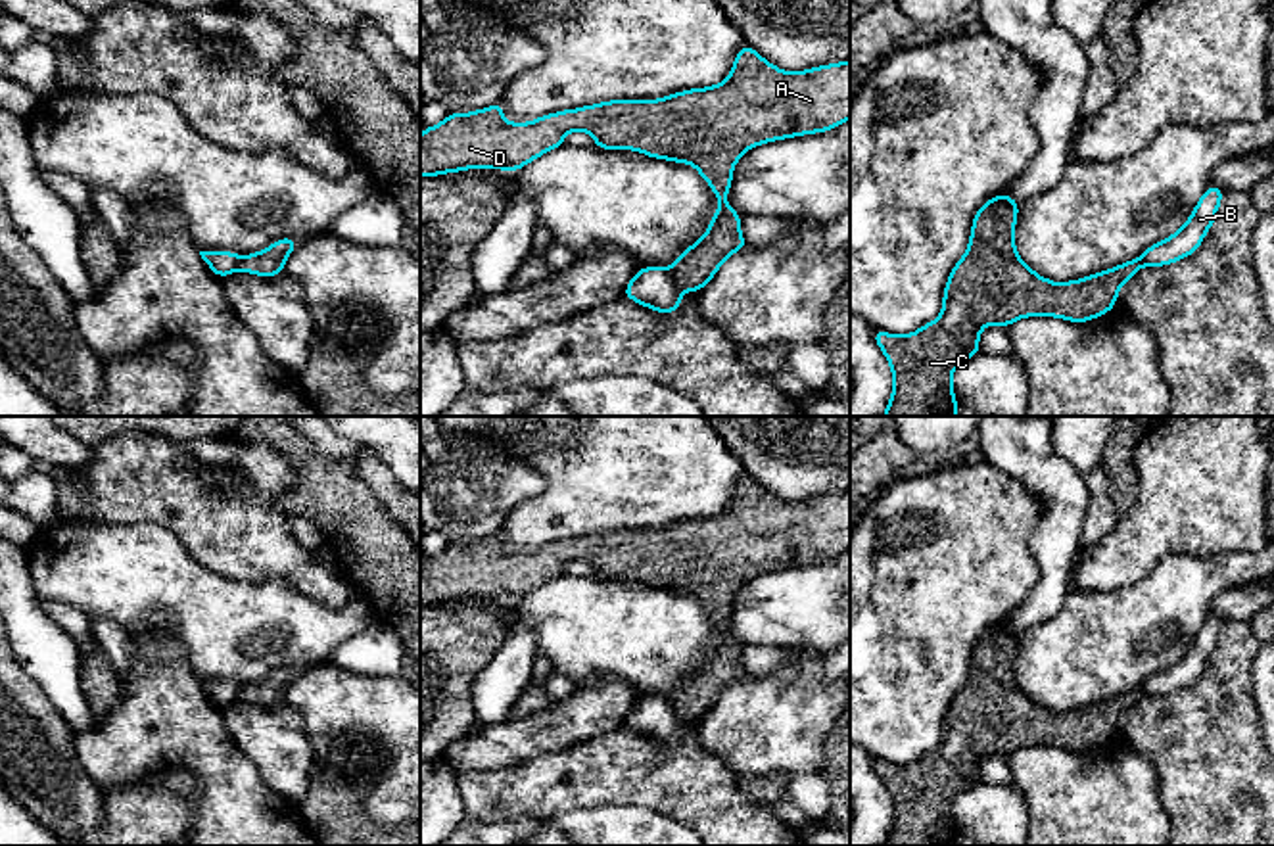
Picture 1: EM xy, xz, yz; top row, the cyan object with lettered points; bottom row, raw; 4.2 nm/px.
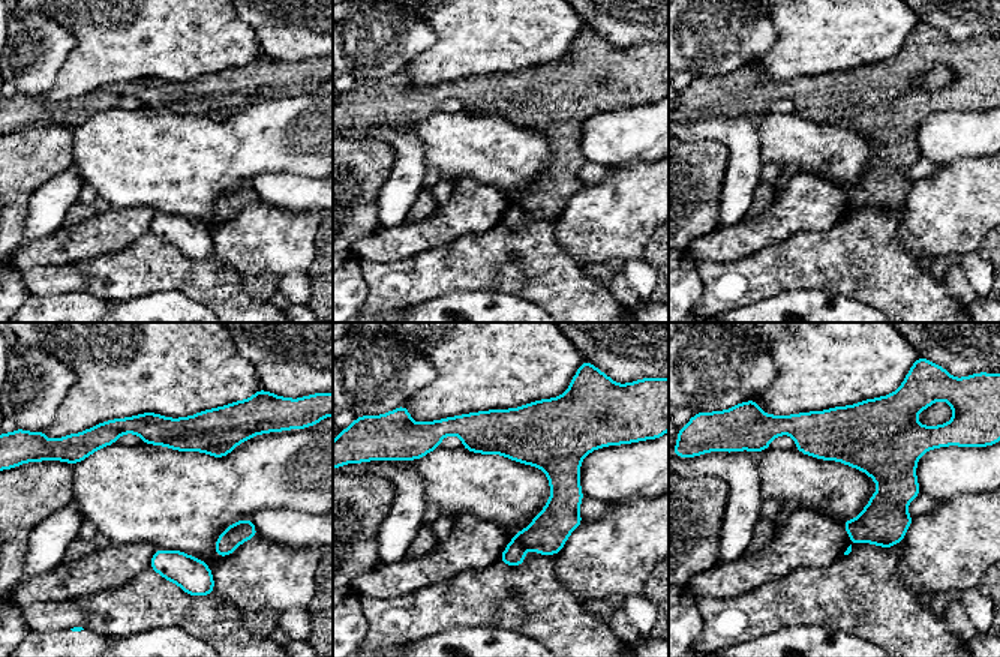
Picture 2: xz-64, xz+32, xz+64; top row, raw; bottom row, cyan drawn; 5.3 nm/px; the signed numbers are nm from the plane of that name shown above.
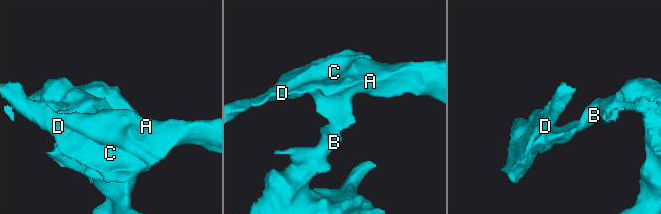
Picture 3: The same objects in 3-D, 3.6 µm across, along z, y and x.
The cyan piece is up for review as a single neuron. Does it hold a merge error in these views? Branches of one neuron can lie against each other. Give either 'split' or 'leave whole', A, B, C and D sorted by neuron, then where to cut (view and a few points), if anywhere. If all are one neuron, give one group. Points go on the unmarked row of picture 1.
split; groups A C D / B; cut xz (664, 699), (682, 718)

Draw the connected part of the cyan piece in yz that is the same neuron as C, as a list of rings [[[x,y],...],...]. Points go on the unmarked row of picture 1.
[[[1002,623],[980,635],[973,646],[967,681],[948,706],[942,742],[908,765],[873,760],[873,769],[892,798],[892,825],[883,846],[956,846],[957,829],[952,817],[954,800],[980,783],[979,765],[984,756],[1007,758],[1026,746],[1057,746],[1069,752],[1088,752],[1117,735],[1119,719],[1142,696],[1130,689],[1119,696],[1071,712],[1051,712],[1036,704],[1015,681],[1015,652],[1019,633]]]

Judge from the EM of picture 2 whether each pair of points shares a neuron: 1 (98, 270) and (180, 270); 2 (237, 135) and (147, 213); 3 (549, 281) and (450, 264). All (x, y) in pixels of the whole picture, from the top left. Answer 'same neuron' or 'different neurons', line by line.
1: same neuron
2: different neurons
3: same neuron

